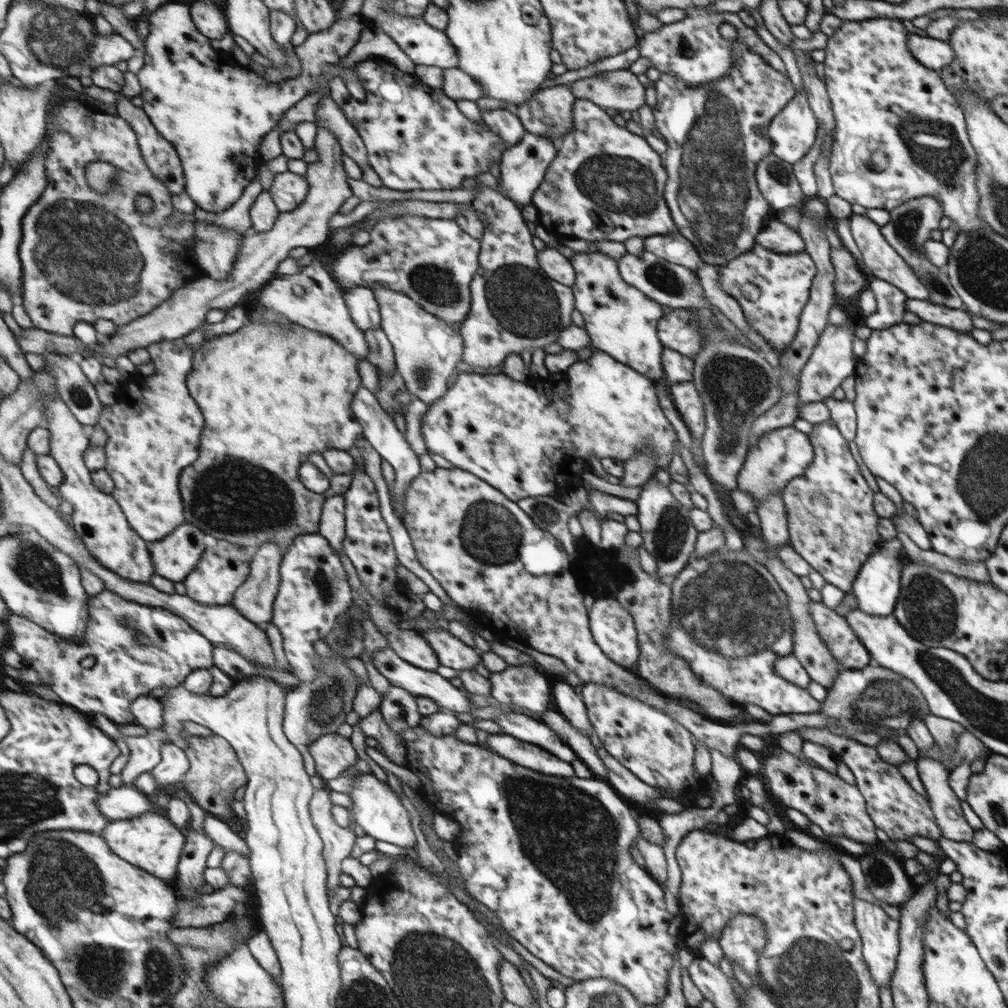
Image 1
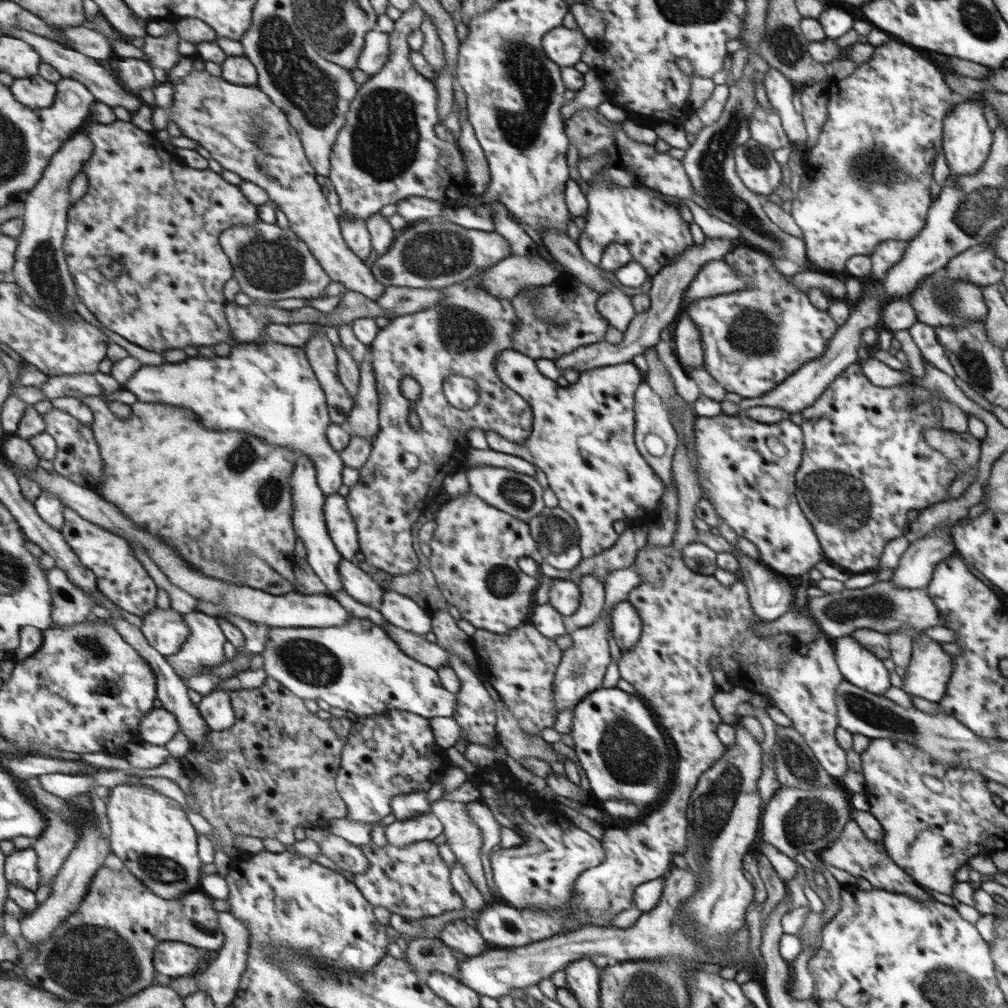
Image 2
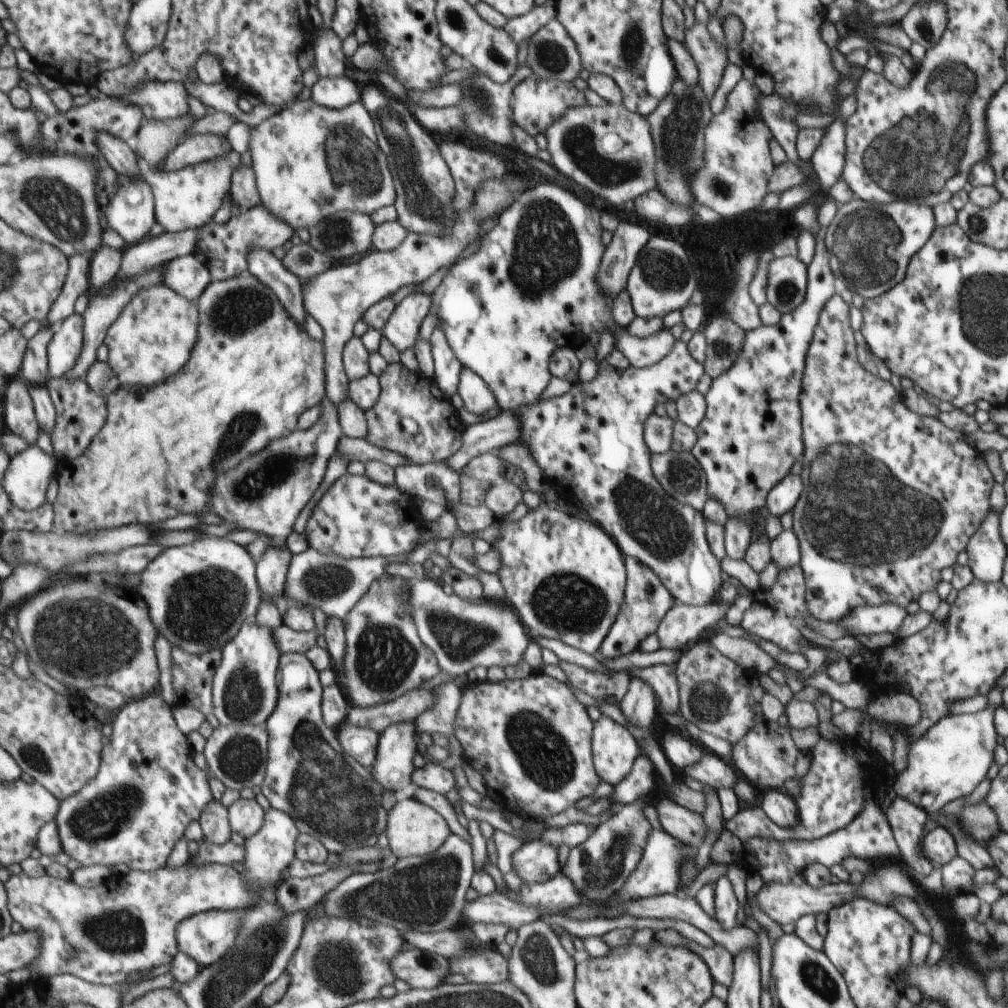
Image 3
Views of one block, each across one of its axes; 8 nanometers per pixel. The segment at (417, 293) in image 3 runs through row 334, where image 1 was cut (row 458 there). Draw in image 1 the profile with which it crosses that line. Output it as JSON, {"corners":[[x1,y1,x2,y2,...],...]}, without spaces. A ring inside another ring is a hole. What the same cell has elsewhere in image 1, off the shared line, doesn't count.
{"corners":[[366,387,358,389,356,398,353,400,353,409,357,414,358,422,363,428,363,435,368,442,376,449,381,458,388,461,395,470,394,486,391,490,393,496,393,511,394,514,402,520,407,513,405,507,405,490,408,485,421,472,421,464,419,463,419,456,411,449,405,435,400,433,400,430,394,424,394,421,381,406,375,394]]}

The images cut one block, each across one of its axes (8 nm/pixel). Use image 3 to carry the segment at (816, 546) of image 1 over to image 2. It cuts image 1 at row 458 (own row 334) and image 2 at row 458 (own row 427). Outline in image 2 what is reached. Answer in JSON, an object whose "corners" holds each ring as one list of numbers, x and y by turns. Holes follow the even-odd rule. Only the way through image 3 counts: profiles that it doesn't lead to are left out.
{"corners":[[850,365,850,368,842,373,840,377,829,385,829,388,818,398,816,404,804,409,802,414,801,430,804,432,804,452,802,452,801,465,796,471,796,492,798,502,802,502,802,506,806,504,806,514,810,514,810,522,814,522,814,526,818,526,818,537,822,538,822,553,824,558,829,562,839,565,842,569,848,572,849,576,858,574,876,574,882,569,880,560,884,554,884,548,890,540,898,538,904,534,904,528,908,526,908,512,915,510,916,512,922,509,930,508,930,505,938,504,940,501,950,499,948,489,950,483,957,478,956,468,950,464,948,456,934,450,927,441,927,432,930,429,942,428,942,418,936,402,932,399,914,405,911,405,910,396,908,396,908,388,904,385,910,385,910,393,912,393,912,382,898,384,888,388,874,386,861,371,862,366]]}

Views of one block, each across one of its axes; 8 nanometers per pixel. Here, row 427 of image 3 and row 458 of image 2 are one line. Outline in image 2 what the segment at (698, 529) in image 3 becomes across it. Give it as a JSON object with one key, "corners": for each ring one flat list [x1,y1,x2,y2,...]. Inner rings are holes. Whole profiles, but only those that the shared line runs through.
{"corners":[[504,350,497,357,496,367,502,382,529,401,534,416,533,432,526,442,516,443,493,429,488,429,485,430,488,447,496,452,524,459,546,474,552,492,558,497,558,507,574,518,578,525,578,545,583,558,588,559,609,550,619,537,612,524,618,519,640,518,642,514,656,510,665,491,664,480,649,465,635,442,634,395,642,382,640,370,632,362,603,366,582,371,577,382,563,387,554,379,546,378,538,368,536,360,520,351]]}

